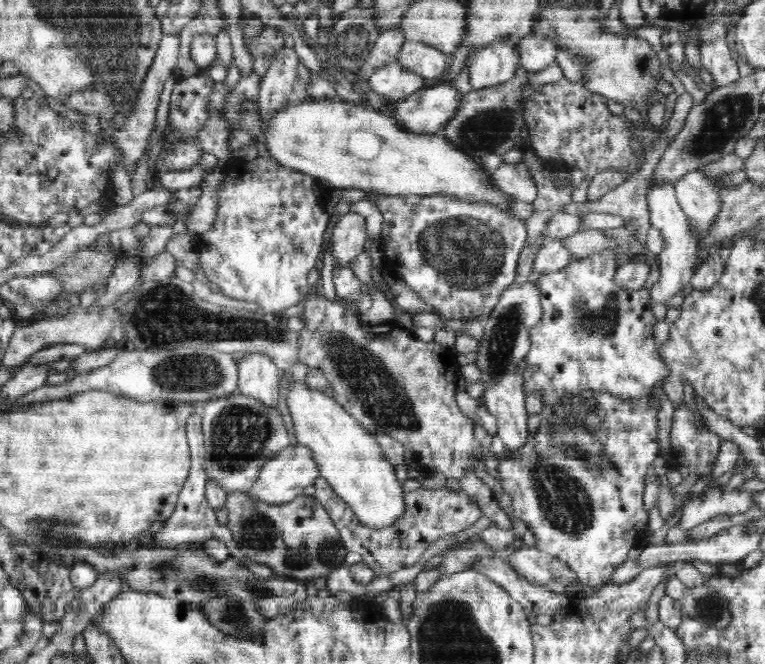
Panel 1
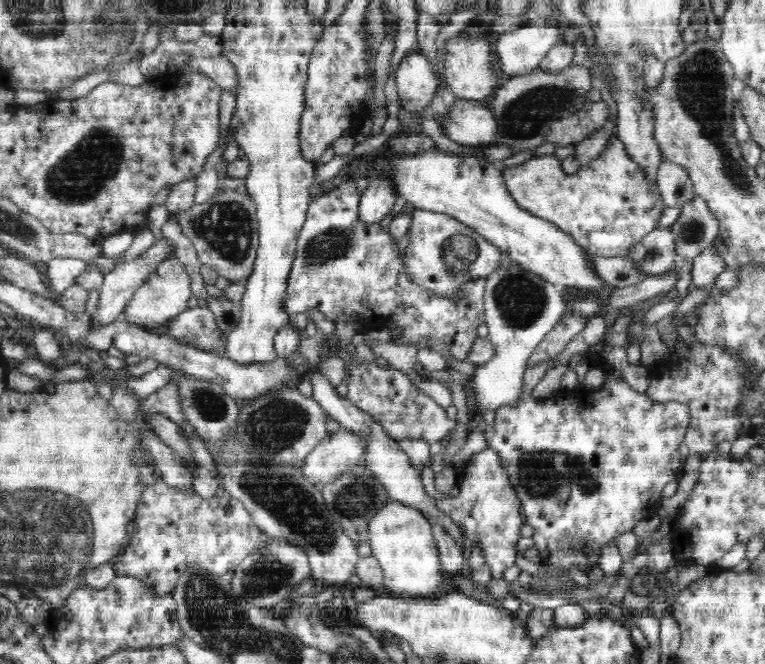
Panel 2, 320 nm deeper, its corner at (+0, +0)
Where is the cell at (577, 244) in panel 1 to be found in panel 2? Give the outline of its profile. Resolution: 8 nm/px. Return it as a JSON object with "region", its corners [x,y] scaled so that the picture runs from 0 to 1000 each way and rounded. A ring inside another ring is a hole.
{"region":[[[860,343],[850,349],[831,370],[821,373],[821,390],[837,399],[837,408],[848,414],[873,413],[890,392],[884,383],[884,355],[878,343]]]}

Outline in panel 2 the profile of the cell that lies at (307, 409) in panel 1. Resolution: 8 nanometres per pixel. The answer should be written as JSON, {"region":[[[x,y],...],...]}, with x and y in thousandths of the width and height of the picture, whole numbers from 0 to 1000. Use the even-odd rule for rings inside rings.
{"region":[[[507,753],[484,780],[481,804],[486,828],[485,834],[492,839],[499,855],[502,864],[501,884],[507,895],[515,895],[515,899],[528,899],[528,895],[535,899],[565,899],[566,896],[575,896],[575,892],[586,887],[584,873],[587,864],[576,849],[565,794],[561,791],[557,777],[546,767],[519,753]]]}

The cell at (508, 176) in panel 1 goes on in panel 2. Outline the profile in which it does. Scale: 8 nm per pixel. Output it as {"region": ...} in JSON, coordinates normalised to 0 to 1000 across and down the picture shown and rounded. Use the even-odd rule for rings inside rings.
{"region":[[[810,211],[797,212],[779,241],[750,262],[737,259],[735,242],[725,233],[719,233],[698,236],[672,252],[656,252],[661,283],[680,313],[706,330],[720,333],[729,345],[748,357],[769,384],[775,383],[790,389],[800,389],[800,386],[818,389],[824,370],[831,370],[850,349],[861,343],[860,334],[871,310],[860,288],[860,279],[852,274],[852,270],[847,270],[847,264],[842,264],[838,252],[824,239]]]}

